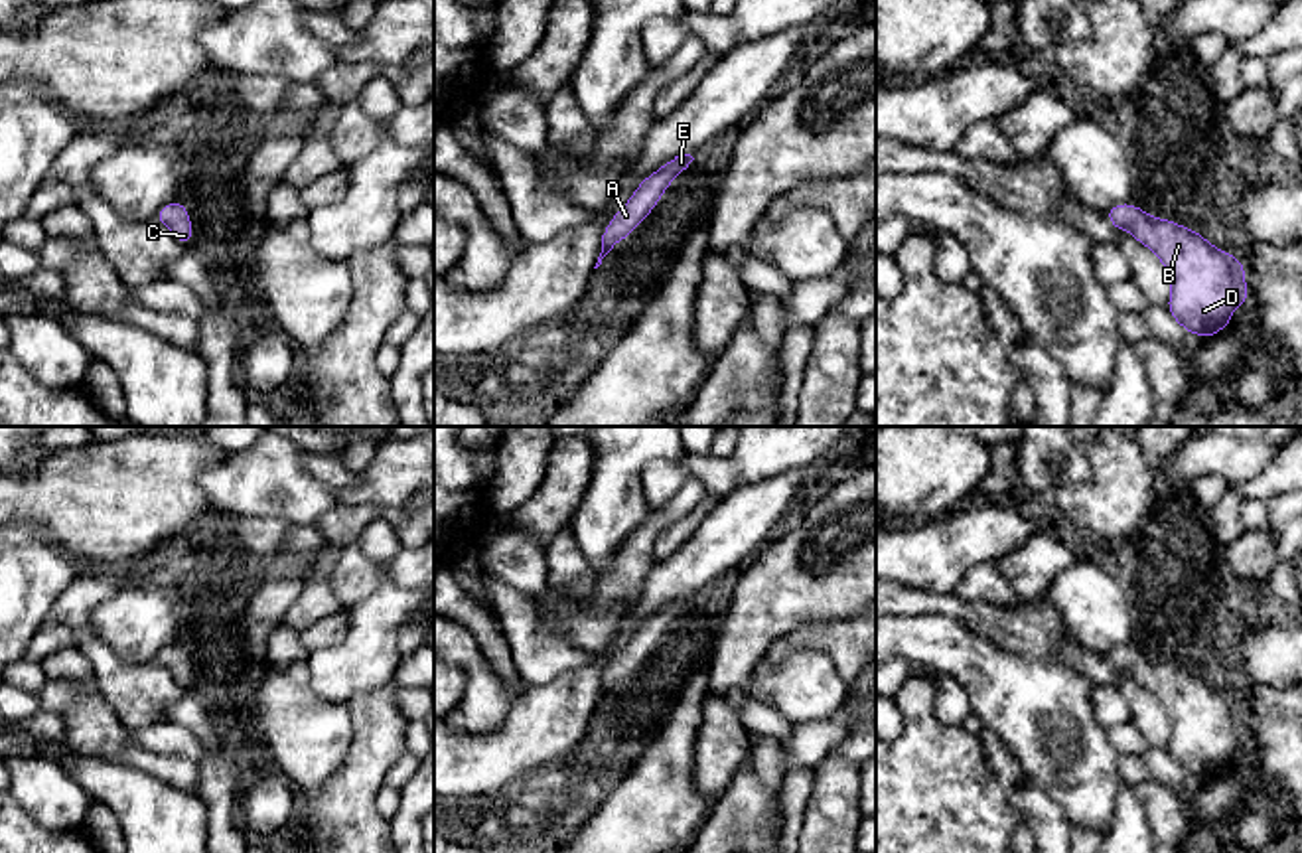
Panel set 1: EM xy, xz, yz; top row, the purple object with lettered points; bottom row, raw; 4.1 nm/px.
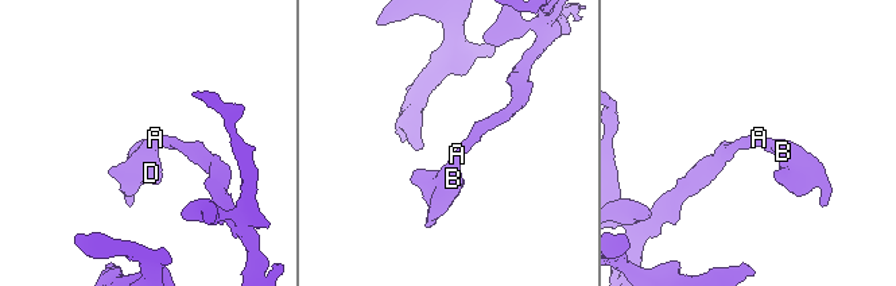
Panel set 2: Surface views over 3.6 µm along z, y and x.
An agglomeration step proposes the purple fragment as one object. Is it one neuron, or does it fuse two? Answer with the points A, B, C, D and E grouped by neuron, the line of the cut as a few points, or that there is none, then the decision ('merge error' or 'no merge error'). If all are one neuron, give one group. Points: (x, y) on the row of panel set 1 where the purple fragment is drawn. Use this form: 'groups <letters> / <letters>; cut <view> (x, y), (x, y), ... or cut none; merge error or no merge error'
groups A B C D E; cut none; no merge error

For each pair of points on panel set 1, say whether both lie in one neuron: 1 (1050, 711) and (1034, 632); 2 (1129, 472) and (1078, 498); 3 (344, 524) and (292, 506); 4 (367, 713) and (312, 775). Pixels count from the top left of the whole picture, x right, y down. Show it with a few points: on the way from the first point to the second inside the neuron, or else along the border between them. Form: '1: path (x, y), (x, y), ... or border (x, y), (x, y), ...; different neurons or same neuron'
1: border (997, 644), (1009, 652), (1064, 664), (1084, 678); different neurons
2: path (1117, 484), (1103, 498), (1089, 498); same neuron
3: border (336, 504), (314, 522); different neurons
4: border (348, 703), (352, 745), (336, 773); different neurons

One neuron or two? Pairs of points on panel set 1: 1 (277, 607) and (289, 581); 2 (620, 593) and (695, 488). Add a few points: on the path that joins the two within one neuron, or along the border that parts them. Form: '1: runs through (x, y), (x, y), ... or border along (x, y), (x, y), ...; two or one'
1: runs through (277, 601), (285, 587); one
2: runs through (628, 567), (640, 542), (669, 514); one

